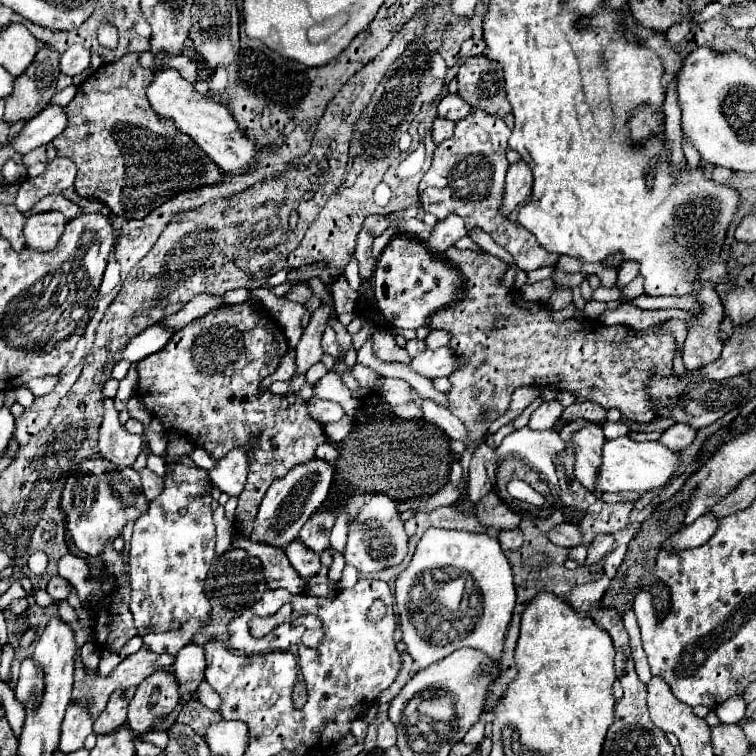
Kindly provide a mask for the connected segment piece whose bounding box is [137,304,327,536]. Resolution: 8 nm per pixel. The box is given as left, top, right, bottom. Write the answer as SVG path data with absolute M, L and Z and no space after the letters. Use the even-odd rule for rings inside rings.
M251 304L225 306L209 312L203 318L193 320L191 324L175 332L175 338L171 338L171 342L159 354L151 354L137 364L137 396L143 400L147 410L151 410L151 414L163 422L165 430L179 430L181 436L189 436L189 440L207 450L213 460L223 458L231 448L249 448L249 473L244 490L238 497L235 514L235 521L239 524L235 527L245 536L249 536L253 530L259 502L263 500L263 494L267 492L271 482L287 476L293 466L315 460L317 446L327 442L321 424L311 418L307 402L297 402L297 406L291 408L287 398L259 388L263 378L273 374L281 358L287 354L287 338L275 324L277 322L273 316L267 316L261 308L251 308ZM253 436L257 436L257 442L251 440Z

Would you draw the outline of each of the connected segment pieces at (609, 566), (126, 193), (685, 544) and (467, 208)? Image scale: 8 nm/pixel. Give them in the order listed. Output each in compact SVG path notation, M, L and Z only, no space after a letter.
M621 544L621 546L617 546L607 558L605 558L605 576L607 578L613 578L615 576L615 572L617 572L617 568L621 566L621 562L623 562L623 558L625 558L625 552L627 552L627 546L625 544Z
M139 54L103 64L65 106L69 126L53 140L57 154L77 164L75 190L83 198L103 202L115 216L145 218L173 196L223 182L221 168L195 142L179 132L171 118L161 118L149 104L145 88L153 70L139 66Z
M705 514L705 516L697 518L691 526L685 526L677 534L673 534L663 544L663 548L673 548L675 552L679 552L679 550L685 550L685 548L701 546L701 544L705 544L715 534L717 526L719 526L719 516Z
M473 110L467 118L457 122L453 138L437 146L433 164L419 184L419 200L423 200L423 210L431 212L437 220L445 220L449 214L457 214L463 218L467 232L479 228L491 234L499 246L507 248L515 256L515 264L525 272L543 266L555 266L559 260L557 254L543 250L531 232L499 212L505 192L505 174L509 168L505 158L509 136L511 130L503 120L481 110Z

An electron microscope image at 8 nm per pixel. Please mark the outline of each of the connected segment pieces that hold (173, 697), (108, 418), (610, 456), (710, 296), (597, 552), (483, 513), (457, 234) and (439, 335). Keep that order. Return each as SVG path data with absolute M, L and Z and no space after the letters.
M155 670L147 676L129 704L127 724L137 736L143 736L155 728L163 718L167 718L179 704L179 686L169 670Z
M105 400L105 418L99 430L99 454L119 466L133 466L141 454L141 436L129 434L119 422L113 400Z
M629 436L607 440L603 446L603 464L599 472L597 490L599 492L637 490L639 494L645 494L649 490L665 486L675 474L679 462L681 462L681 454L669 450L661 442L635 442Z
M709 282L697 288L699 292L695 296L699 300L701 310L697 314L693 312L693 326L689 328L685 340L683 362L687 370L699 370L715 362L723 350L723 344L719 340L719 326L725 318L723 318L723 306L719 302L719 296Z
M601 534L597 536L589 548L587 548L587 560L585 560L585 566L593 566L593 564L599 564L601 558L613 550L613 536L611 534Z
M497 492L487 494L487 498L483 498L475 506L475 510L477 510L477 520L485 528L493 528L495 532L499 532L499 530L513 530L521 522L521 516L513 514L513 510L497 496Z
M449 218L447 222L437 222L435 232L427 240L427 248L431 248L431 252L435 252L435 254L443 254L449 246L453 246L457 242L457 238L461 238L465 234L467 232L463 230L463 222L459 222L459 218Z
M433 330L425 342L429 348L441 348L441 346L447 346L449 340L451 340L451 334L447 330Z

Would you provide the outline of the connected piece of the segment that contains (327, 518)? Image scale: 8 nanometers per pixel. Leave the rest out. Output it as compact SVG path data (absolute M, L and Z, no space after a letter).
M317 512L313 514L305 526L301 528L301 534L299 534L299 542L303 546L307 546L309 550L313 550L315 554L321 554L323 550L329 548L329 534L331 534L331 528L335 524L335 514L333 512Z

